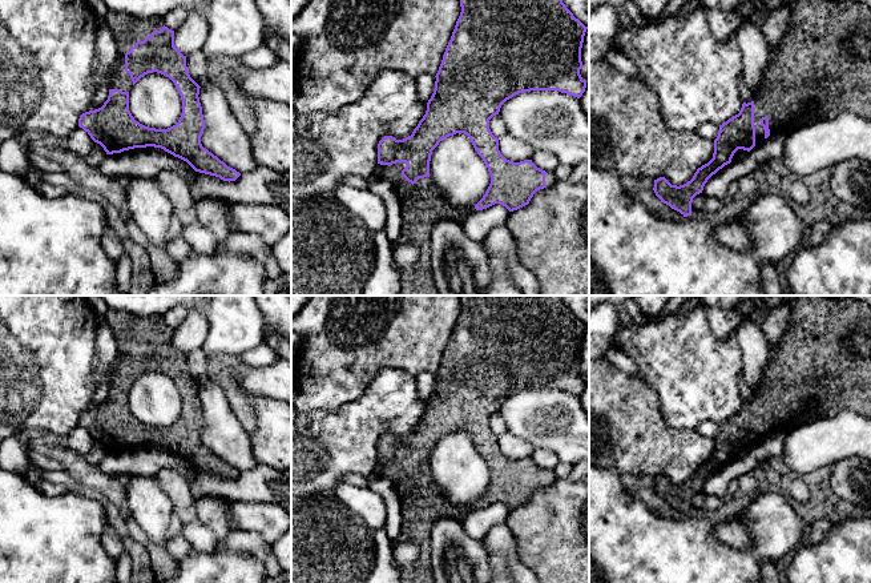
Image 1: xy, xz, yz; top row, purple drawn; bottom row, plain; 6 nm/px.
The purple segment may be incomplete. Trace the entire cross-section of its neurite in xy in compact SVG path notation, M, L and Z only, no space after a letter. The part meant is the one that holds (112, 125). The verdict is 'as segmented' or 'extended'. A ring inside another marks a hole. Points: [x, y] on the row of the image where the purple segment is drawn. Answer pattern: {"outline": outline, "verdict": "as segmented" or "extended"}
{"outline": "M108 11L105 23L110 28L117 47L120 64L112 77L108 100L98 109L85 112L78 118L90 138L100 144L106 154L121 153L134 148L154 146L186 161L195 172L219 177L223 181L235 181L241 173L227 166L217 156L205 149L201 136L205 129L199 85L190 77L186 56L174 47L174 31L164 25L162 17L138 19L116 11ZM148 73L161 73L169 77L182 100L182 113L178 122L168 129L149 128L134 120L129 110L129 92L132 87Z", "verdict": "extended"}

